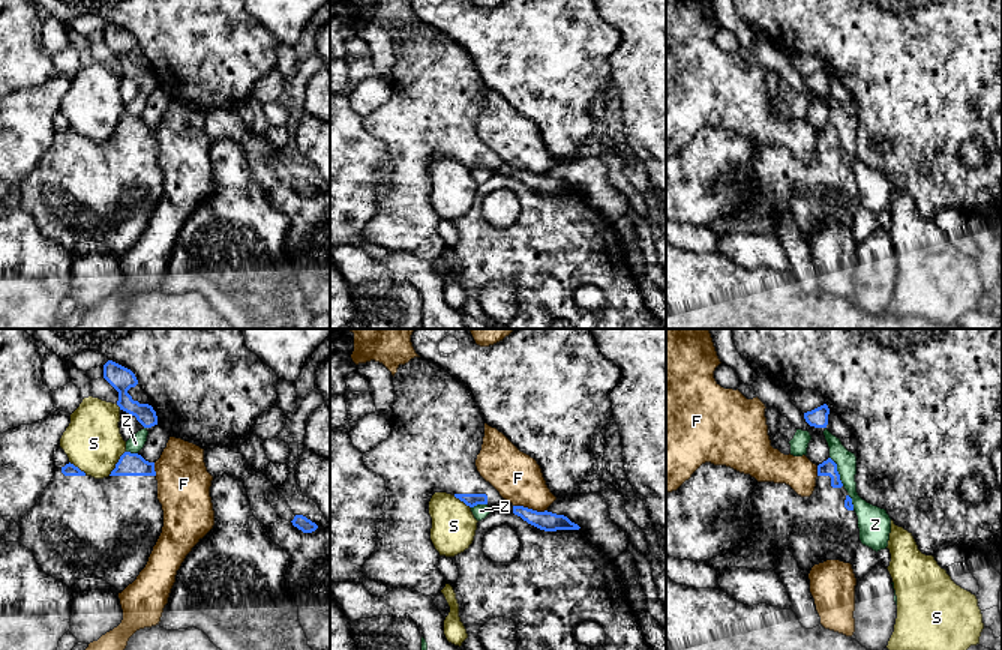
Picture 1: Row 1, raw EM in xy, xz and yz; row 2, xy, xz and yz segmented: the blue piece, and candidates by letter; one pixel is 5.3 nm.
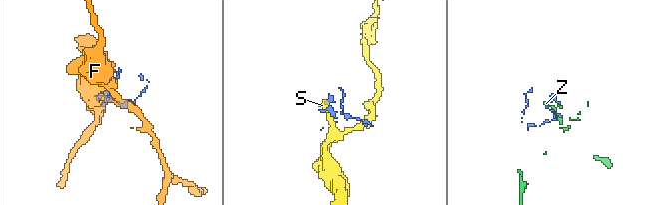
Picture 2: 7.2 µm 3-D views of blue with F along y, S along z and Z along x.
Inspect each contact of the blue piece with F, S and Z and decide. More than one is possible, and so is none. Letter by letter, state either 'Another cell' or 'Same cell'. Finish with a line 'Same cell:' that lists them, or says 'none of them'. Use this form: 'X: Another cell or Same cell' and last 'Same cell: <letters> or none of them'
F: Another cell
S: Another cell
Z: Another cell
Same cell: none of them

